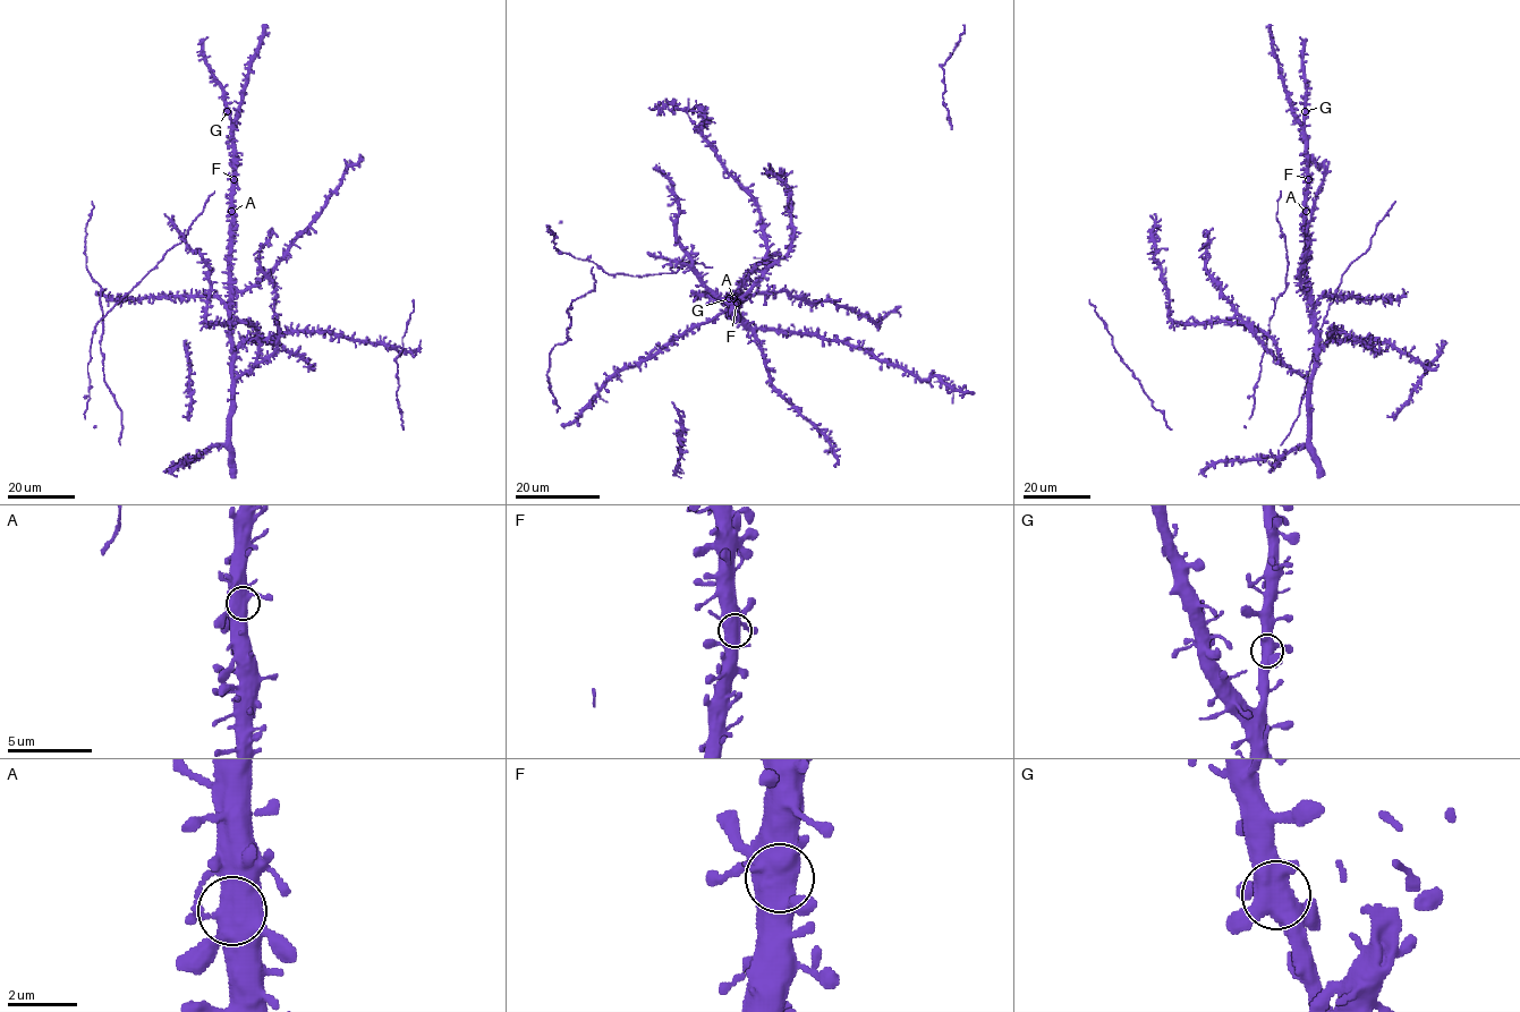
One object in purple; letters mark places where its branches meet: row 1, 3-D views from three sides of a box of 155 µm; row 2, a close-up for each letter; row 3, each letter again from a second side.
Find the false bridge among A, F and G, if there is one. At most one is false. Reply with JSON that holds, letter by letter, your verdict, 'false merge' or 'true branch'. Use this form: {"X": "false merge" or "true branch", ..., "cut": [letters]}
{"A": "true branch", "F": "true branch", "G": "true branch", "cut": []}

